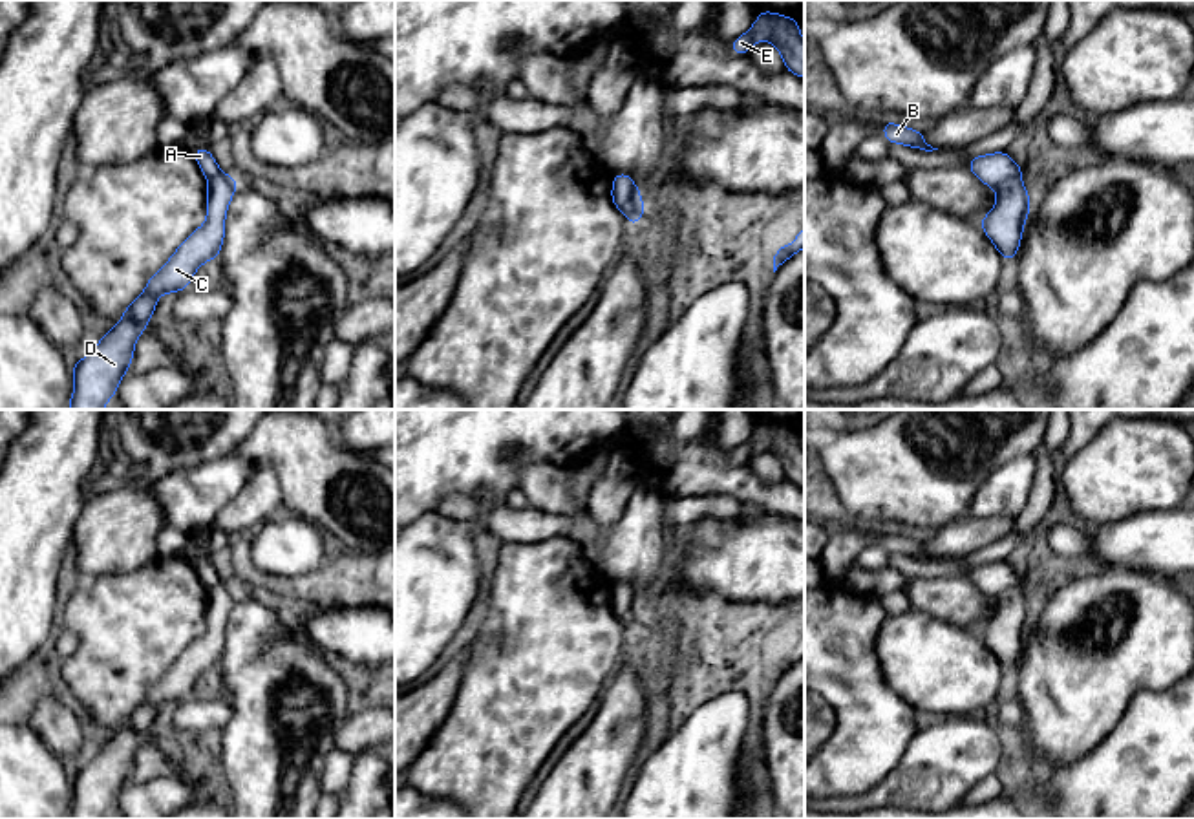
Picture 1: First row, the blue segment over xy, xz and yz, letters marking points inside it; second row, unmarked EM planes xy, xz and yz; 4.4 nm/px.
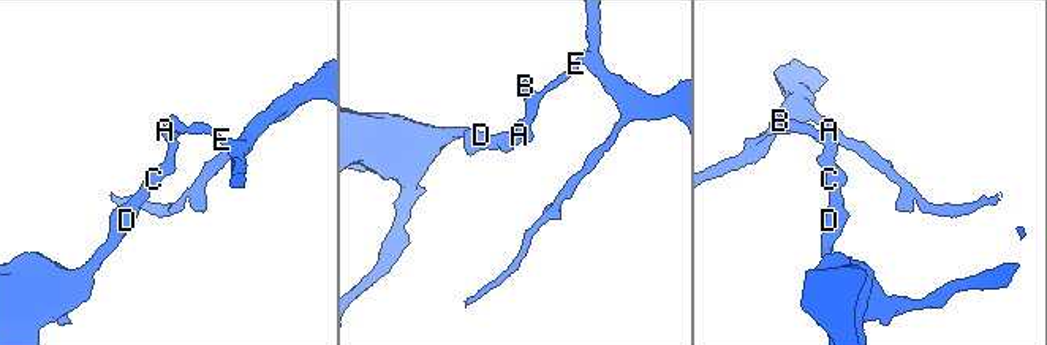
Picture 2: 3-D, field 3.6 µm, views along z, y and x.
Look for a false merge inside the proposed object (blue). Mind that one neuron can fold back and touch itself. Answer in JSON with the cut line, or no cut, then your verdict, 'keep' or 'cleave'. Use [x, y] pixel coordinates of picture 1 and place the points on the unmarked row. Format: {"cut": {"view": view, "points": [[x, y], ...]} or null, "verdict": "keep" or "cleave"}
{"cut": {"view": "yz", "points": [[1019, 584], [1004, 589], [995, 598]]}, "verdict": "cleave"}

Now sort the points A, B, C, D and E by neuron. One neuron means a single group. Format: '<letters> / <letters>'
A B E / C D

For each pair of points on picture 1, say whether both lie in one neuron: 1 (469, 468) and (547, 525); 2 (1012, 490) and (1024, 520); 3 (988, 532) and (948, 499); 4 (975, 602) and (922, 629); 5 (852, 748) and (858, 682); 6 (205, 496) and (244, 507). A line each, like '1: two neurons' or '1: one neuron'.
1: two neurons
2: two neurons
3: two neurons
4: two neurons
5: one neuron
6: two neurons

